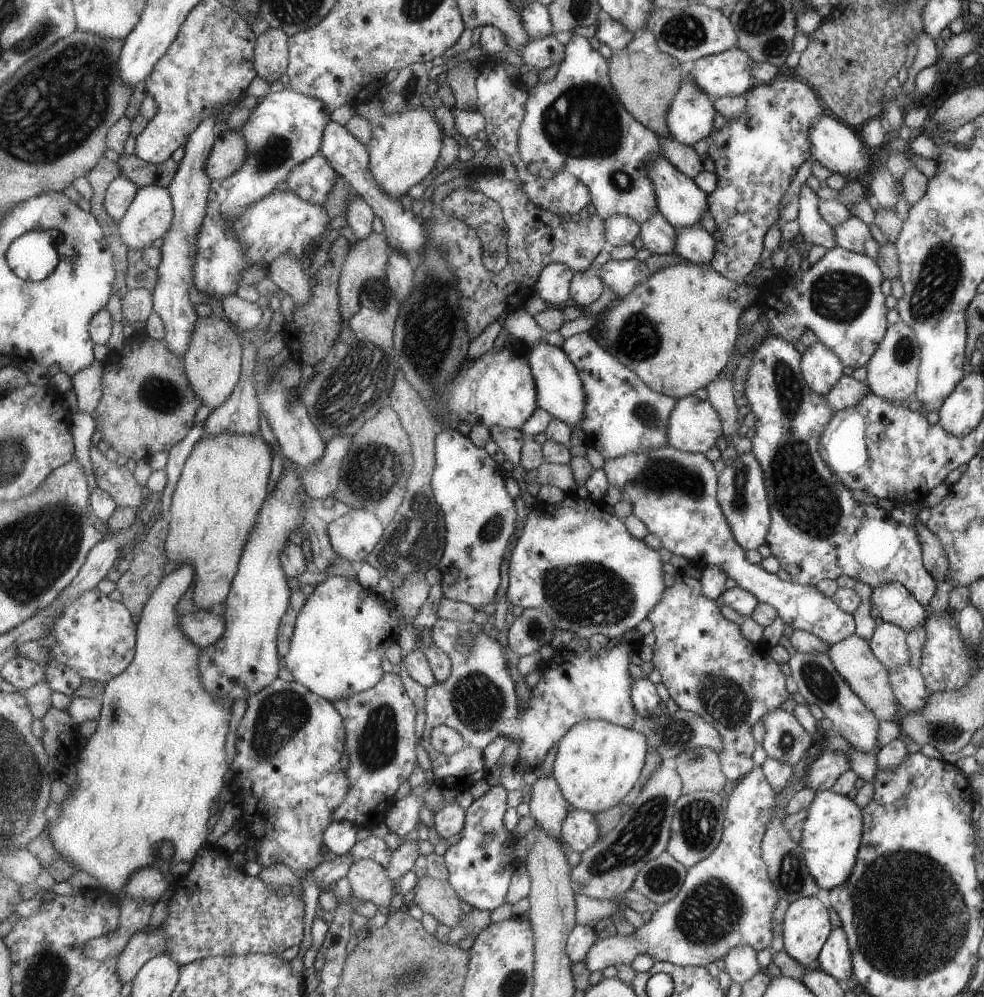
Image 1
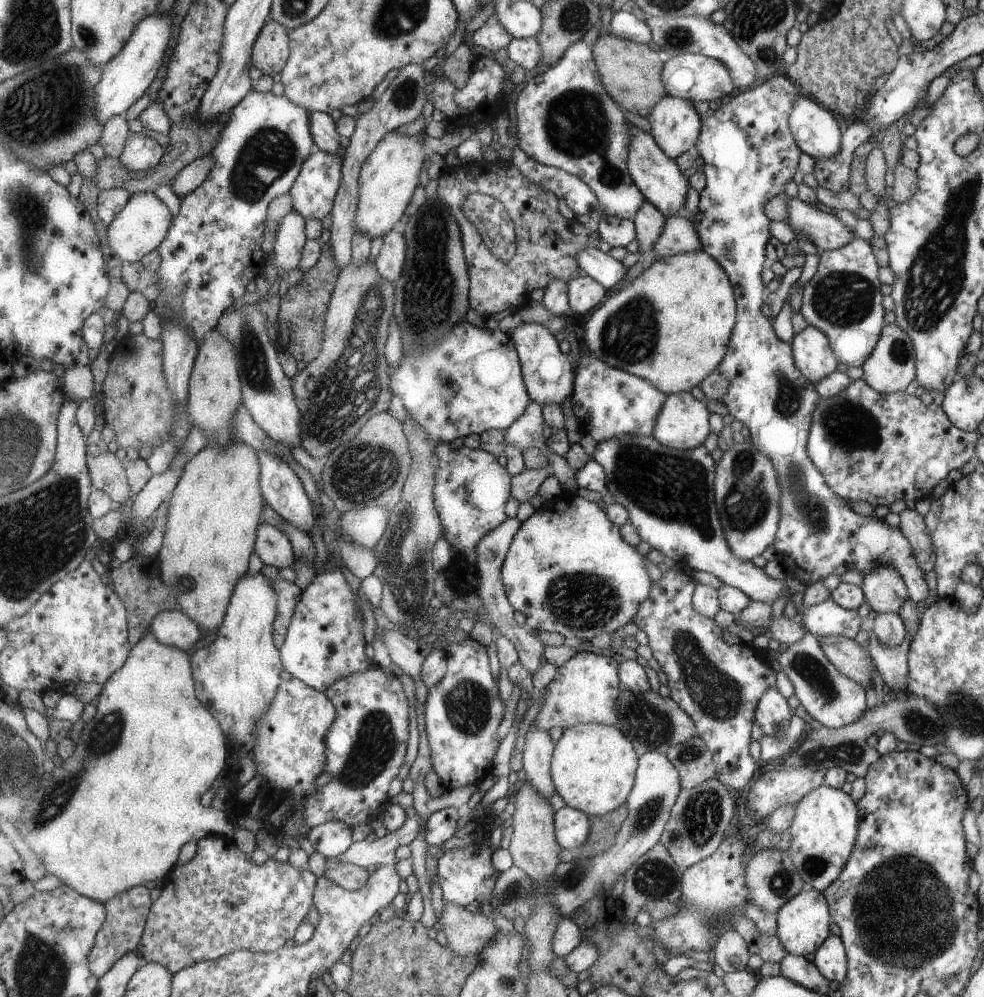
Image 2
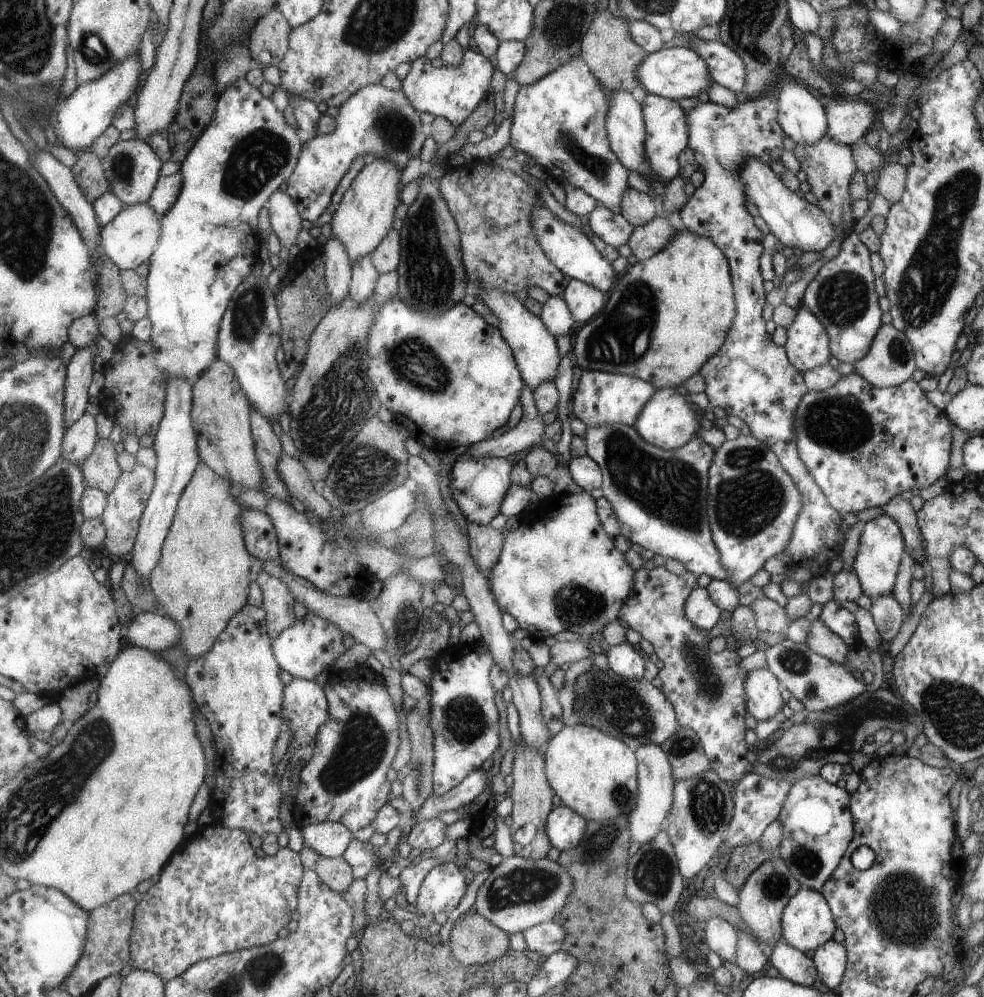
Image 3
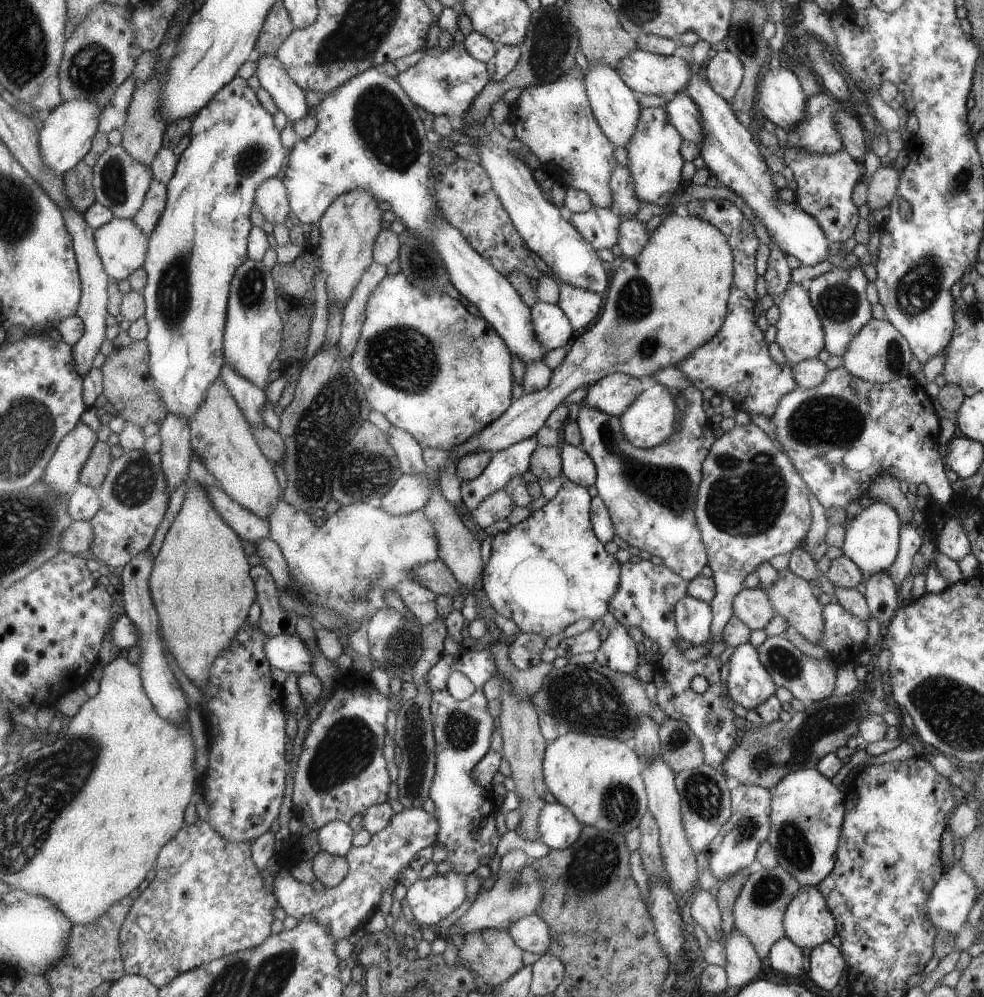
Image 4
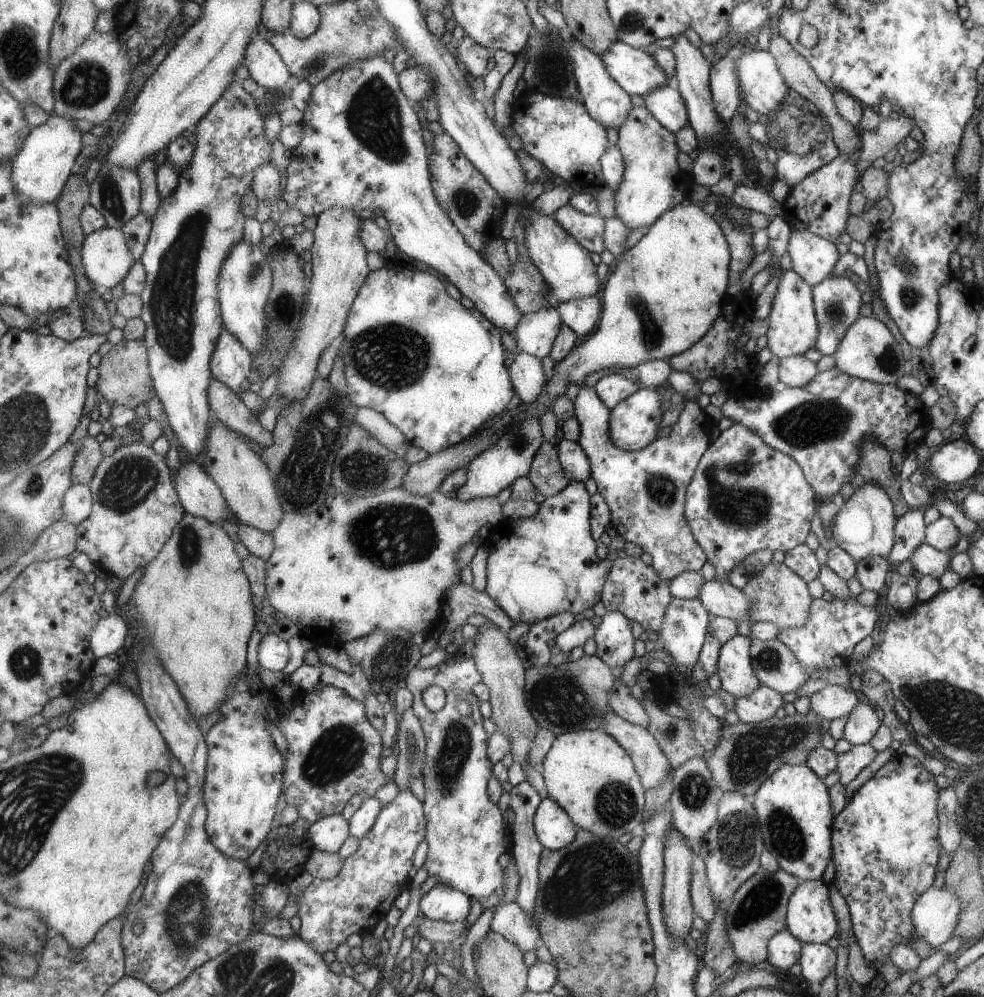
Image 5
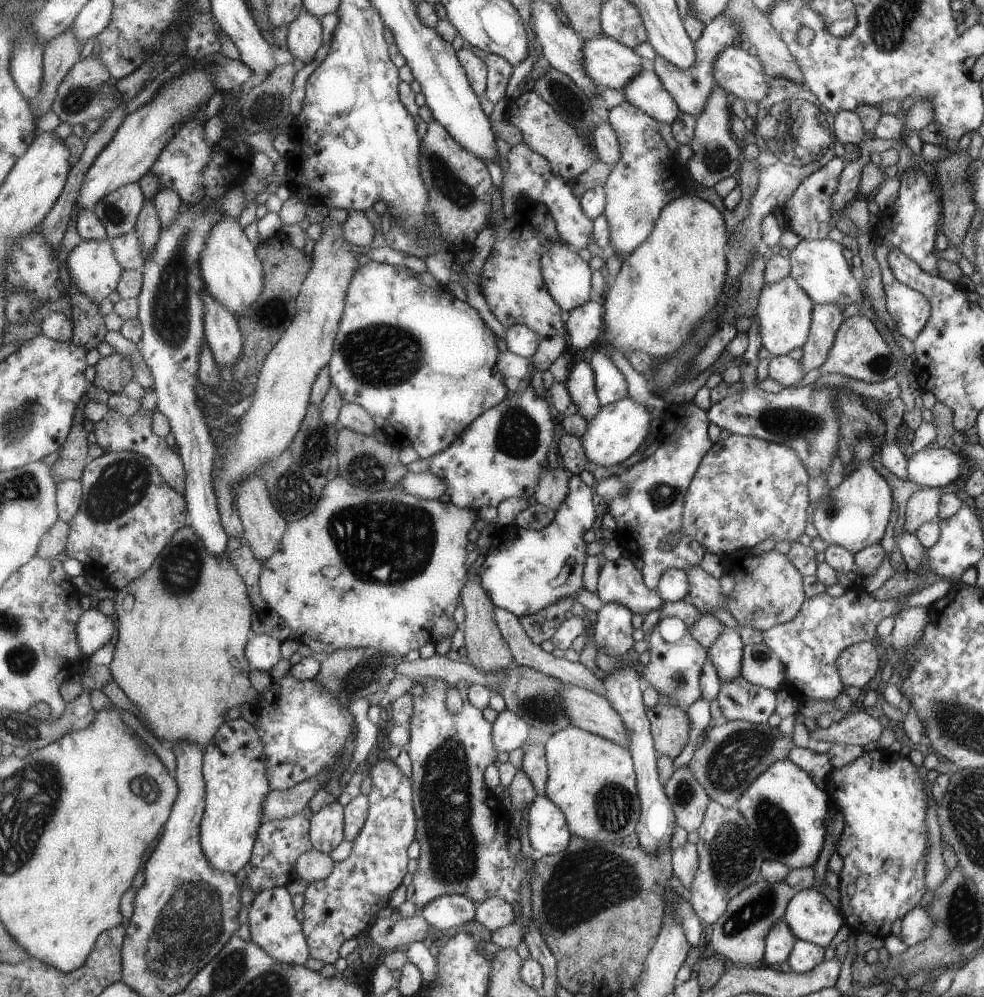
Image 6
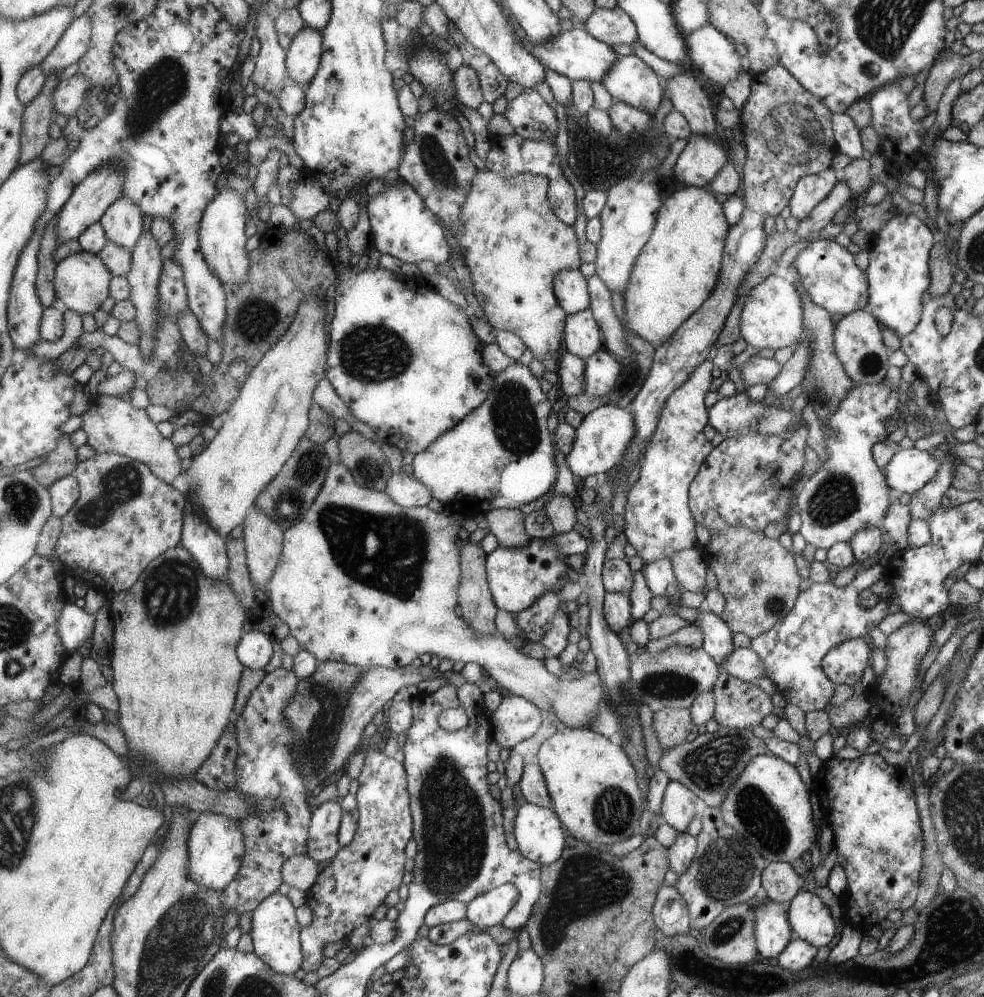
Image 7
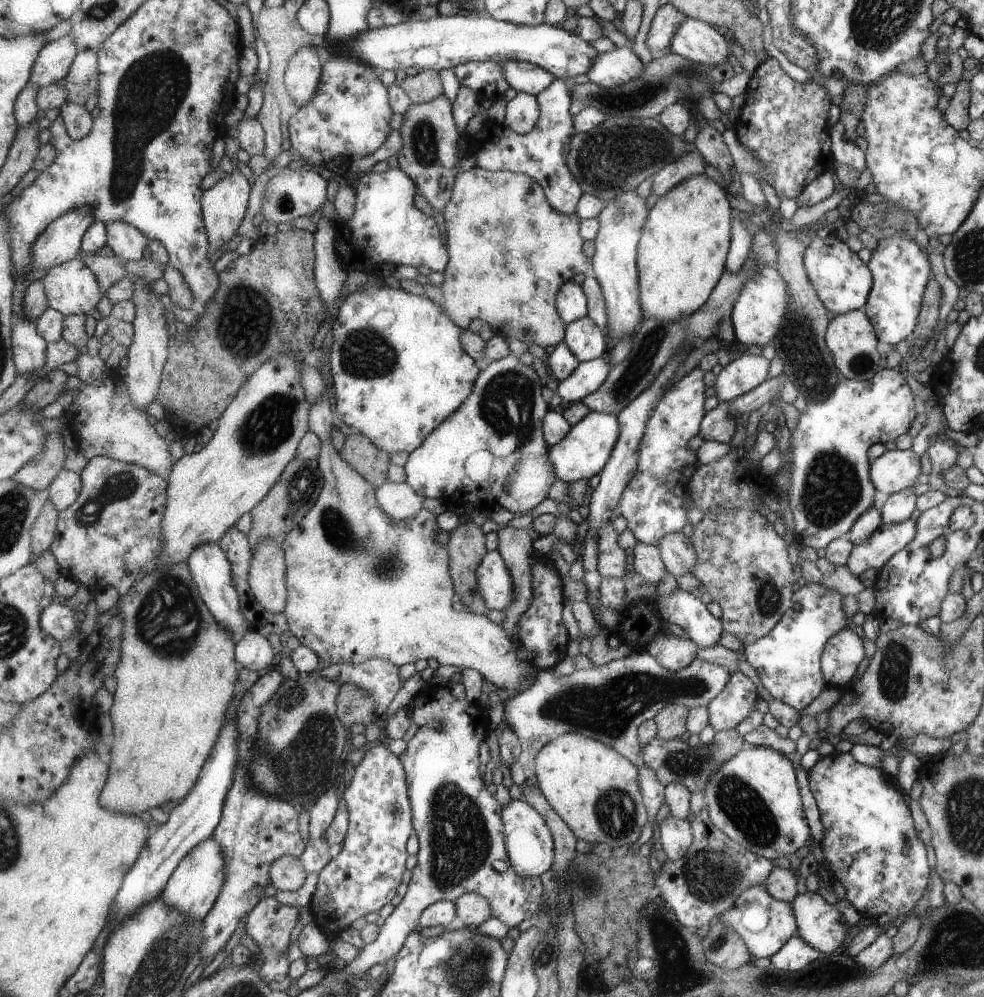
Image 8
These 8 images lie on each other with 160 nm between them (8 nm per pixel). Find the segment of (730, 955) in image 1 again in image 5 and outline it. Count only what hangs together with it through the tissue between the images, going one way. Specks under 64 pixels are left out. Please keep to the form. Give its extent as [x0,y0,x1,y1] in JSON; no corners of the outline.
[690,856,714,923]

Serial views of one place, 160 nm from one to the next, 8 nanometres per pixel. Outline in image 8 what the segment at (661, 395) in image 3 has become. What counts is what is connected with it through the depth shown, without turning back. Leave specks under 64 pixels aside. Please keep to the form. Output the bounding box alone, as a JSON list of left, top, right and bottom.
[550,411,618,483]

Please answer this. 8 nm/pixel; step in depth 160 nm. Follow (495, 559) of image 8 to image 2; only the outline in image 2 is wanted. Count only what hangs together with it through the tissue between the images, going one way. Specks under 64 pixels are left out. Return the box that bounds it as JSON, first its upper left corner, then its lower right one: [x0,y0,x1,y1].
[501,491,650,641]

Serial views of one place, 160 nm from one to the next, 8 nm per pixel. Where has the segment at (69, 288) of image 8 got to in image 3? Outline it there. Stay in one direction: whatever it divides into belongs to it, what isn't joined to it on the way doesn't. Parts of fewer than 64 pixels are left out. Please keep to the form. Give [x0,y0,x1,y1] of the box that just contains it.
[101,202,162,271]

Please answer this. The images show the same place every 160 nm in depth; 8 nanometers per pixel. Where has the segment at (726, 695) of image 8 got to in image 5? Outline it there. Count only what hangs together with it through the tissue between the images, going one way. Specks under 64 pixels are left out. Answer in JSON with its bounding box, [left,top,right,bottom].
[734,685,783,723]

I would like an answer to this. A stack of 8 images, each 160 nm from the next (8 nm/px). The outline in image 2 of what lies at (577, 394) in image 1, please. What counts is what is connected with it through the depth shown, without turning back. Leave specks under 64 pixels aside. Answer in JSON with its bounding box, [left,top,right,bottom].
[510,323,574,406]

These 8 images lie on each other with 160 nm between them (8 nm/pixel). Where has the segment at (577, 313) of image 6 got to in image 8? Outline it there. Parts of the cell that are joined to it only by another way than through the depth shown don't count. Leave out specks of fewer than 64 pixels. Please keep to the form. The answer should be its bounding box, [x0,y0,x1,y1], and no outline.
[562,315,605,361]

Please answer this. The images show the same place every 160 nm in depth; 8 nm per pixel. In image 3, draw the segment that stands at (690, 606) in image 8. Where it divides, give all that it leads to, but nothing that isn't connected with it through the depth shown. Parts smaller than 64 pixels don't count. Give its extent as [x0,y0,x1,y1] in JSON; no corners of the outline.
[746,669,784,721]

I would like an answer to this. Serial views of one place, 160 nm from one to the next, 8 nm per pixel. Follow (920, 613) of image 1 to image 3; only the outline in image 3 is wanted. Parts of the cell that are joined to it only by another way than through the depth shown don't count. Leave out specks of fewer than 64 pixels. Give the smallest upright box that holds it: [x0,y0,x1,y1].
[850,513,904,598]

